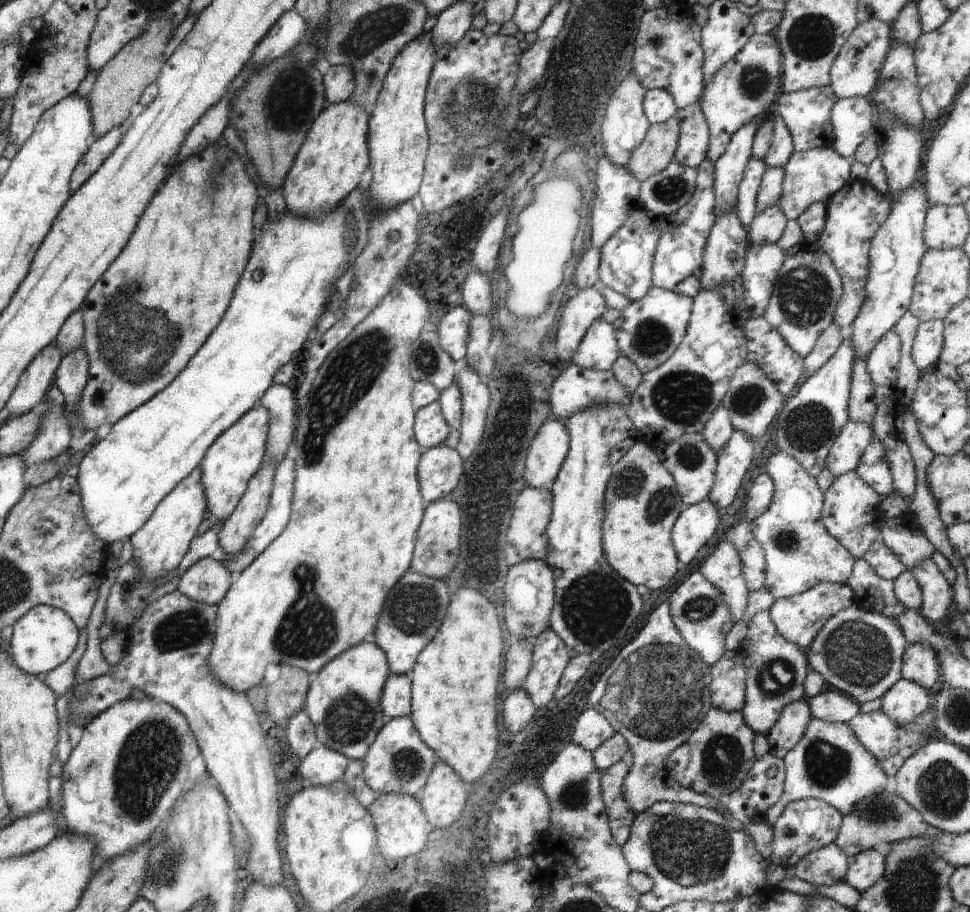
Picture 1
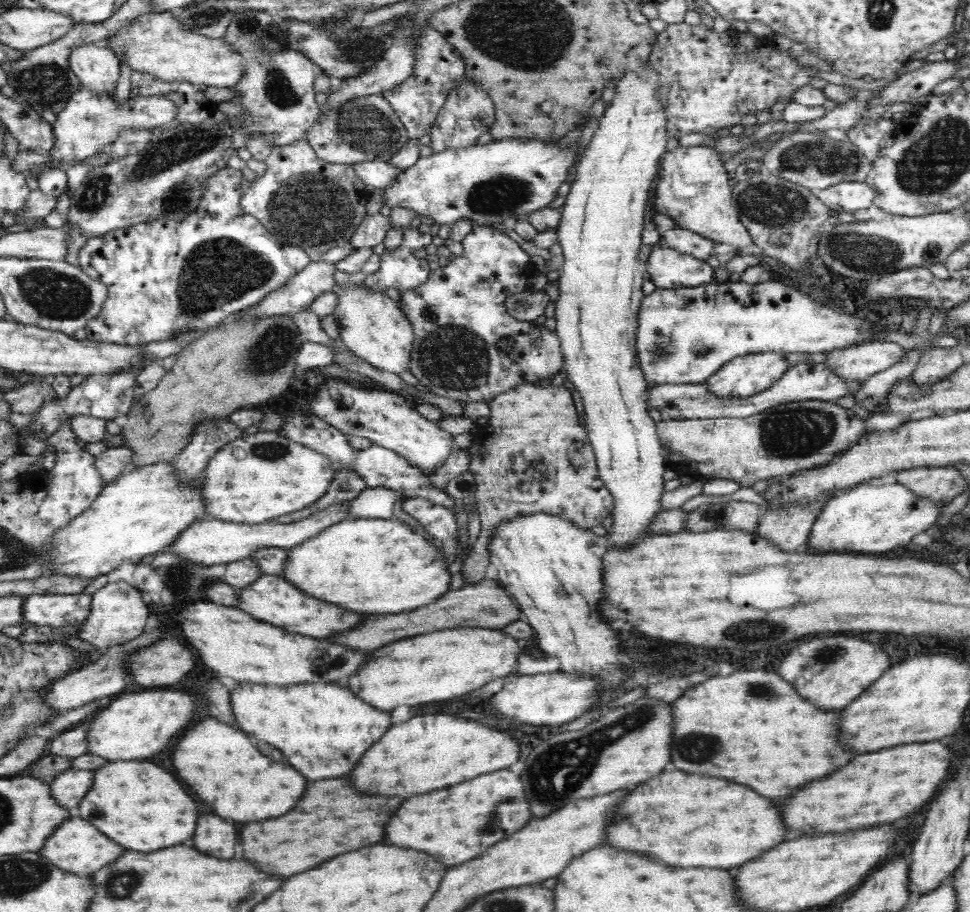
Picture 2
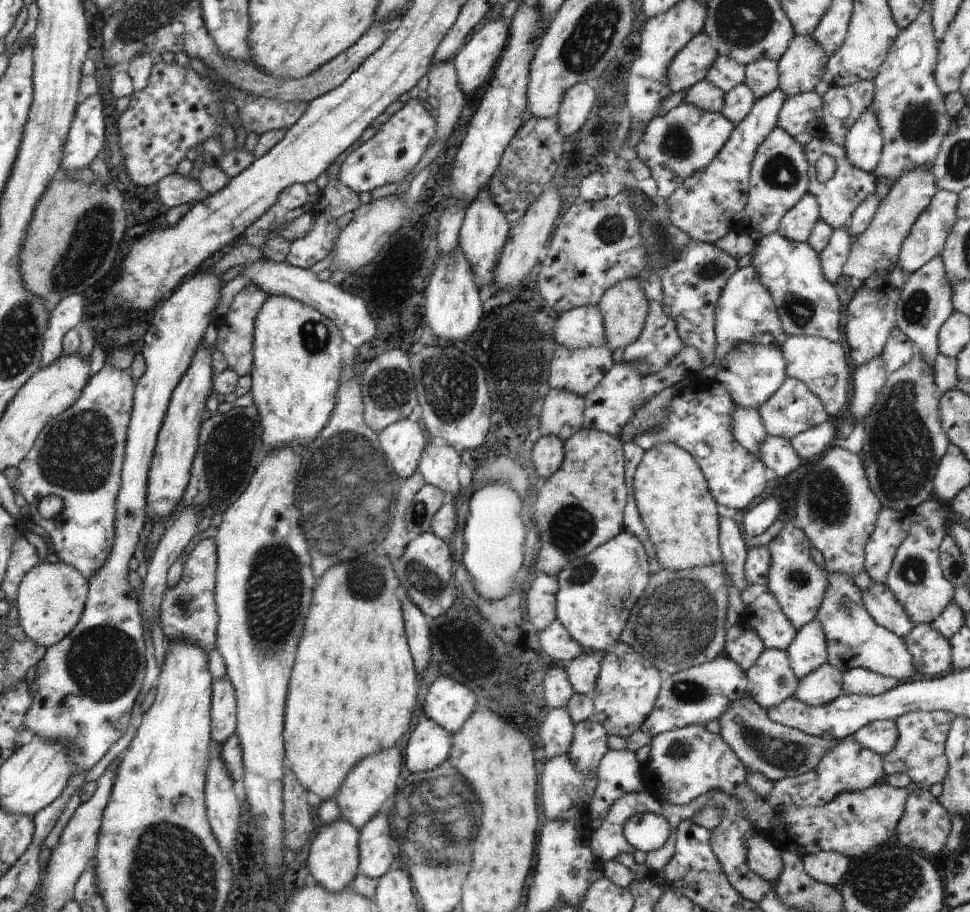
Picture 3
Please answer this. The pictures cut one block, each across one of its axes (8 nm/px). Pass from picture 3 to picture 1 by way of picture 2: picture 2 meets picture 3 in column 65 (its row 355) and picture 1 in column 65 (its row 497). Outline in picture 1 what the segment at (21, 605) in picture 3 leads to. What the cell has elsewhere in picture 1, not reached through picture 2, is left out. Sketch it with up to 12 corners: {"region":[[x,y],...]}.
{"region":[[34,606],[12,624],[12,662],[48,673],[75,650],[68,614]]}

